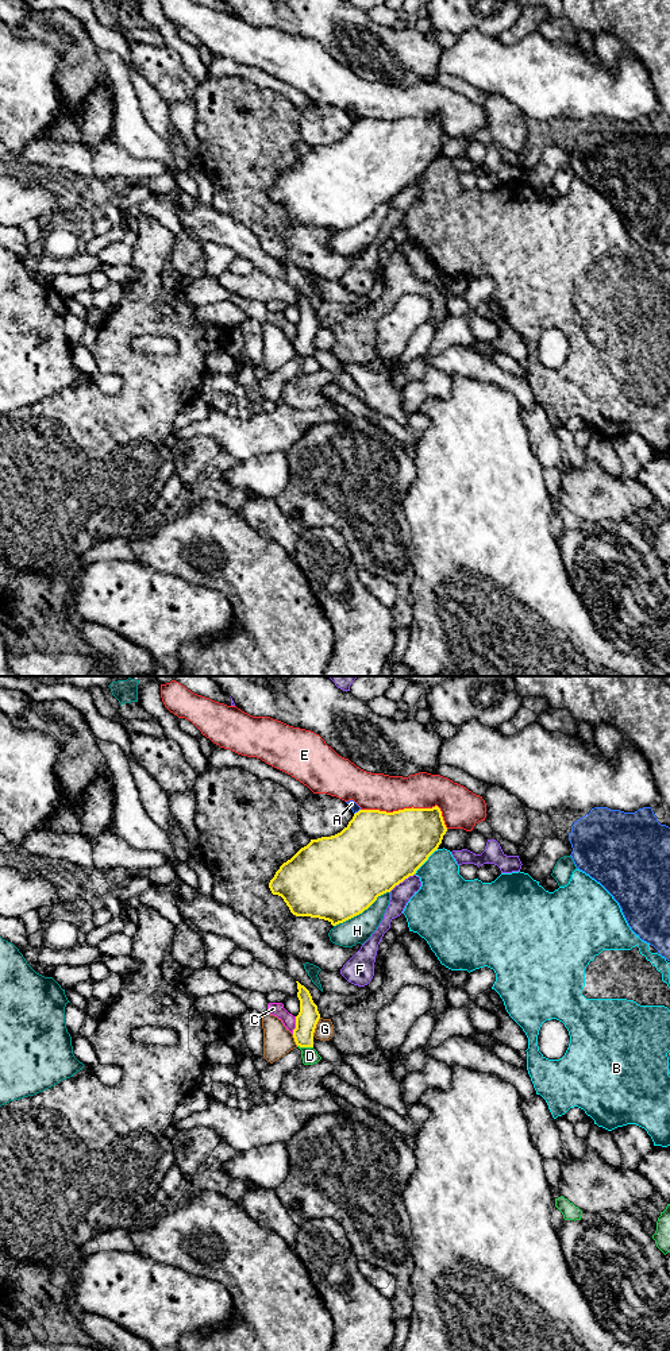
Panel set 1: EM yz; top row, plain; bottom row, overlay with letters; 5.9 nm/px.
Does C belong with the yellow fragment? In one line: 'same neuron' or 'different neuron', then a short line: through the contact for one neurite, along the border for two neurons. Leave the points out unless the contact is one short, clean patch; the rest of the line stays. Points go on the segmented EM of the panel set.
different neuron | yz (296, 1016), (296, 1027), (292, 1033)

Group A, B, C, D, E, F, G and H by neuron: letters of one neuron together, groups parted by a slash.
A / B / C / D / E / F / G / H

